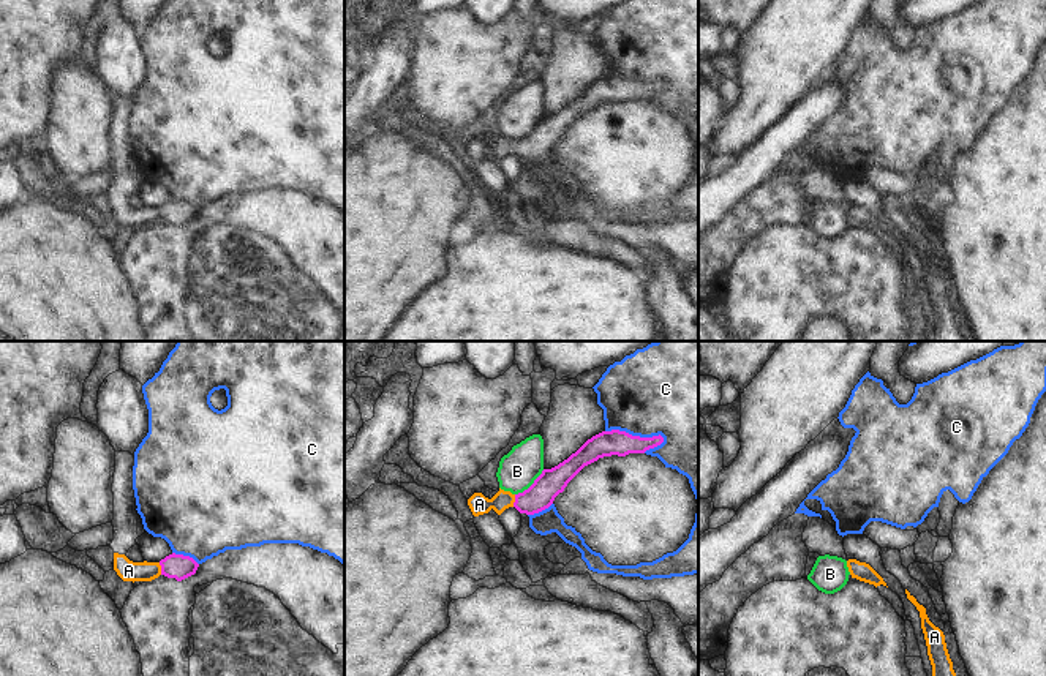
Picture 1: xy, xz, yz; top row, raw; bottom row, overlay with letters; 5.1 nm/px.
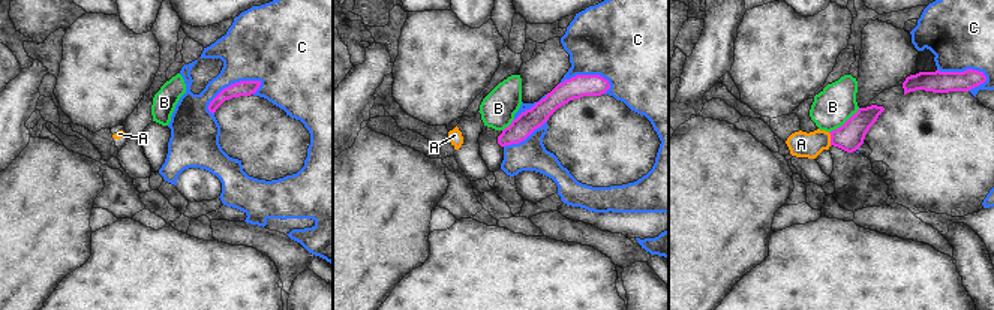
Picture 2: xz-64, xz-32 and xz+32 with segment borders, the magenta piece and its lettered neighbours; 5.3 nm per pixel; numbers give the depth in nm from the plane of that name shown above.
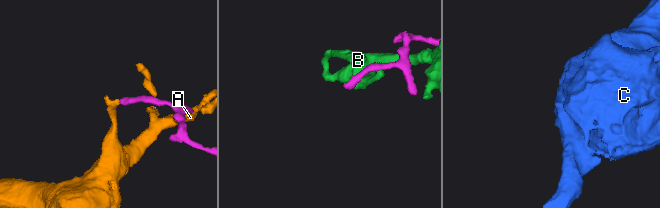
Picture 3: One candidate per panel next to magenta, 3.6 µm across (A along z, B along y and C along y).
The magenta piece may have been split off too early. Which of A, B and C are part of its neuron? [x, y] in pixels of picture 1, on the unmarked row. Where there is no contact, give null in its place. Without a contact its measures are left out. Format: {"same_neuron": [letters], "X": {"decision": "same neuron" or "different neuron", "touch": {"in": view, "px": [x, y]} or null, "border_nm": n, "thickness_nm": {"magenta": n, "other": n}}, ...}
{"same_neuron": ["A"], "A": {"decision": "same neuron", "touch": {"in": "xy", "px": [161, 215]}, "border_nm": 70, "thickness_nm": {"magenta": 130, "other": 110}}, "B": {"decision": "different neuron", "touch": {"in": "xz", "px": [531, 131]}, "border_nm": 200, "thickness_nm": {"magenta": 140, "other": 200}}, "C": {"decision": "different neuron", "touch": {"in": "xz", "px": [635, 82]}, "border_nm": 300, "thickness_nm": {"magenta": 130, "other": 420}}}

